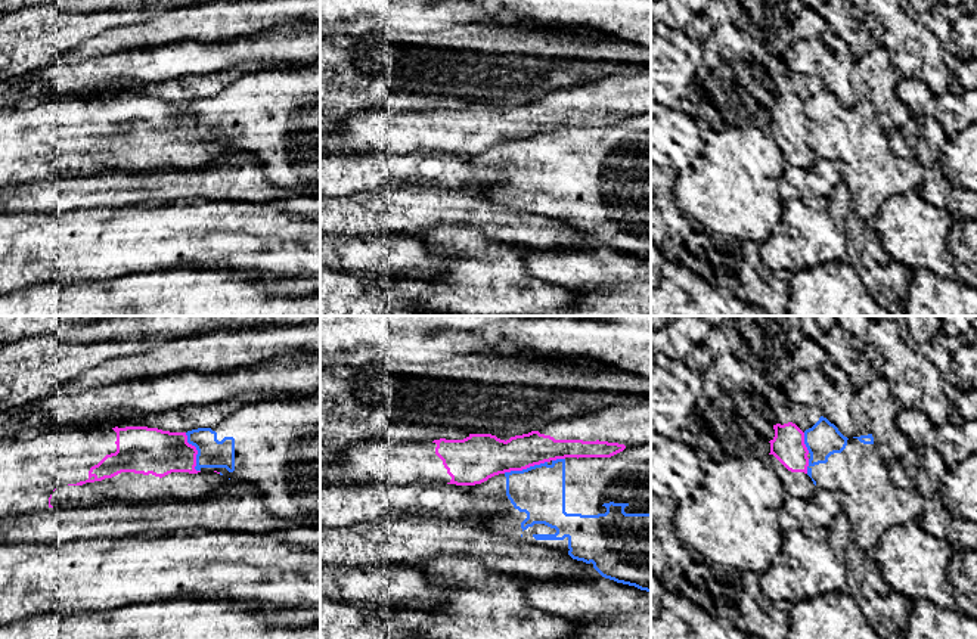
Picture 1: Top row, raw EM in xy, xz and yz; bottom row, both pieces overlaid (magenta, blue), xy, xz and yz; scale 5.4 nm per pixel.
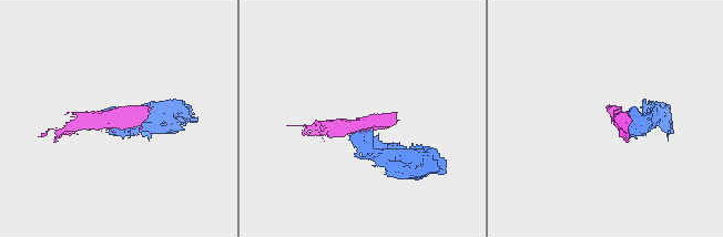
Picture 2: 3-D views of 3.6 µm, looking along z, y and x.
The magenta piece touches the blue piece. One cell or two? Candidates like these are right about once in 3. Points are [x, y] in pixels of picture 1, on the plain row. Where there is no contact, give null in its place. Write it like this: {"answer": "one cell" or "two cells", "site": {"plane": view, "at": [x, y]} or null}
{"answer": "two cells", "site": {"plane": "xy", "at": [197, 121]}}

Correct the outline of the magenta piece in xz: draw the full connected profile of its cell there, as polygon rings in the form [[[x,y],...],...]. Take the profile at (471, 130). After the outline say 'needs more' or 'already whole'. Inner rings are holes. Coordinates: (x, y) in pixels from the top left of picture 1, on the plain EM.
[[[651,68],[632,75],[611,75],[581,87],[564,89],[506,111],[491,103],[469,103],[463,109],[440,108],[432,112],[365,109],[344,117],[338,128],[320,133],[320,153],[407,155],[427,149],[475,155],[499,143],[522,140],[556,128],[611,127],[633,115],[651,115]]] | needs more

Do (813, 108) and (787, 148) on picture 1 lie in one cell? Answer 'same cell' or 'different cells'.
different cells

